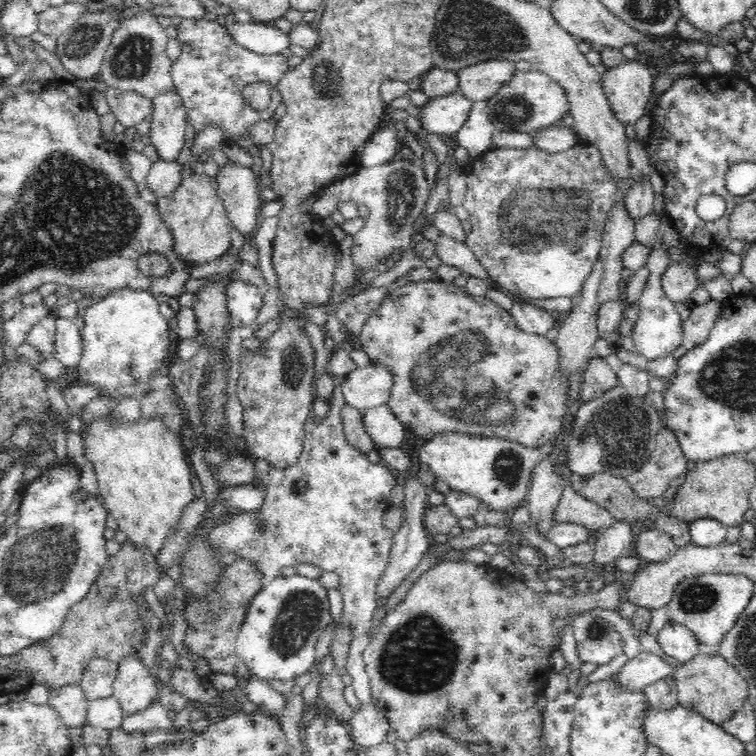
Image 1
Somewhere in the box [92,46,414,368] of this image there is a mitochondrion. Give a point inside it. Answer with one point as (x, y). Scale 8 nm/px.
(325, 80)

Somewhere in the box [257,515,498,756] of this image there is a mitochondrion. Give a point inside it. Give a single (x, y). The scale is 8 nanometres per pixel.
(420, 656)

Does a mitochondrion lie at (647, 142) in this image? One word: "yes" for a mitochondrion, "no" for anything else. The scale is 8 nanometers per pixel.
no

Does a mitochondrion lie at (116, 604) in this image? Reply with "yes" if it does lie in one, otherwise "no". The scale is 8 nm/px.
yes

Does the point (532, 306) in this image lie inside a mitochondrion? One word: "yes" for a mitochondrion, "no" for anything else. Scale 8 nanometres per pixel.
no

